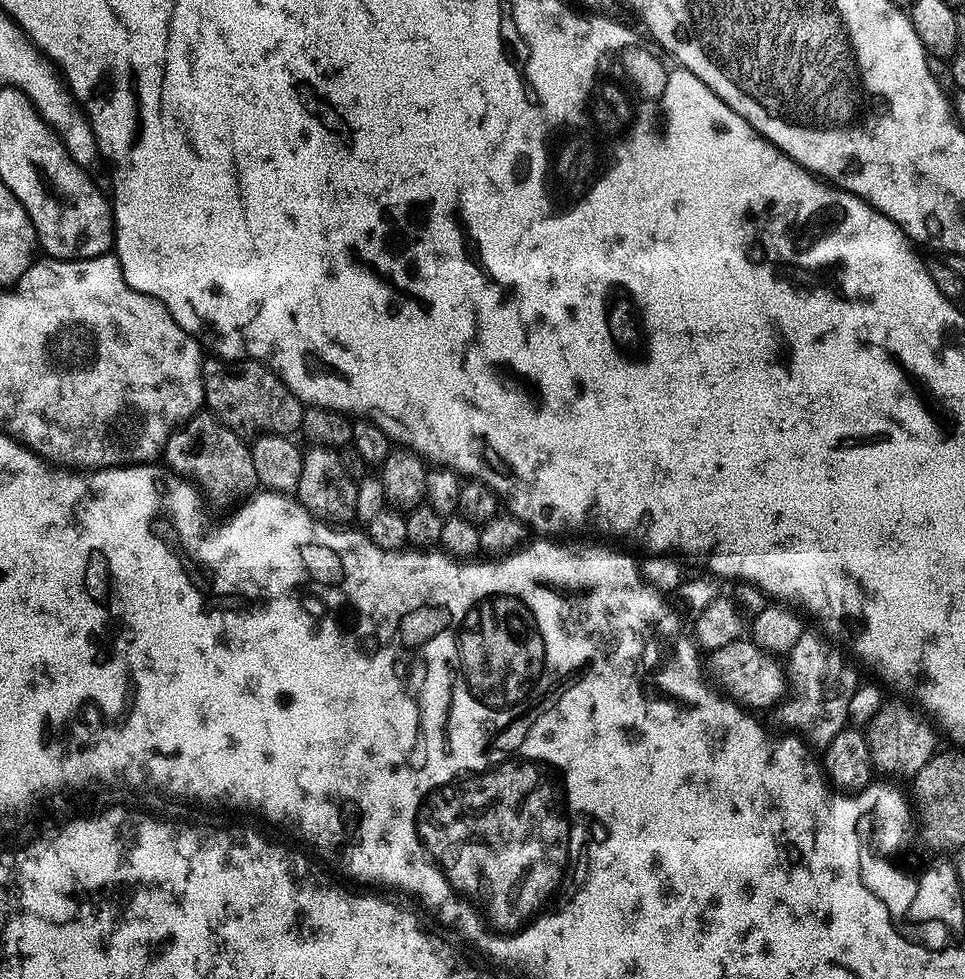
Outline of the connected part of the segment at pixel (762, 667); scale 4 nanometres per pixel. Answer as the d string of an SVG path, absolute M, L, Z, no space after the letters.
M750 638L726 642L726 646L718 646L718 650L707 653L706 672L713 681L717 680L715 683L719 691L727 699L736 701L748 710L768 707L771 709L781 703L786 692L786 672L781 661L763 652Z

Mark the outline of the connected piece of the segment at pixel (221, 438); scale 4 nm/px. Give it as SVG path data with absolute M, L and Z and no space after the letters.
M207 410L197 412L168 435L162 460L171 471L187 478L212 500L236 500L244 495L247 497L258 484L252 449L245 437L234 434L234 430L227 428Z

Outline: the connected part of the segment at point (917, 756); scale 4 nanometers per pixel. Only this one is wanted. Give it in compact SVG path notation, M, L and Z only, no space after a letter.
M885 702L880 707L880 712L874 714L874 718L867 726L866 735L872 755L872 767L879 775L881 772L884 775L881 777L884 778L892 778L888 776L911 778L918 774L918 770L922 770L922 766L926 766L926 762L937 751L937 733L927 719L921 718L915 711L908 712L909 705L907 703L896 703L900 704Z

